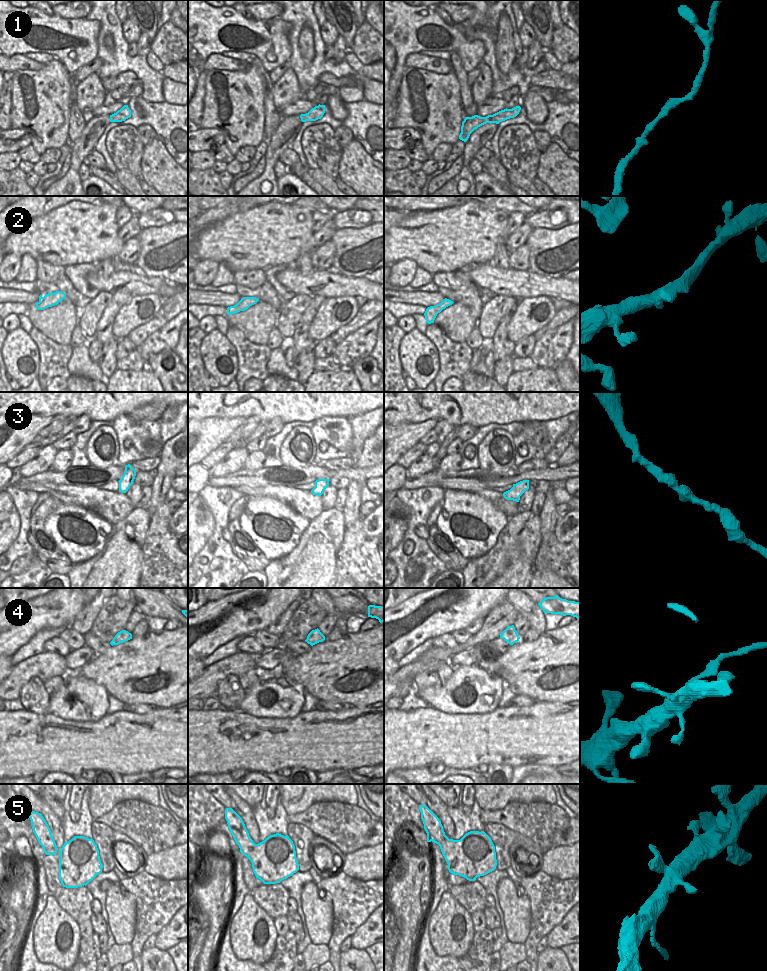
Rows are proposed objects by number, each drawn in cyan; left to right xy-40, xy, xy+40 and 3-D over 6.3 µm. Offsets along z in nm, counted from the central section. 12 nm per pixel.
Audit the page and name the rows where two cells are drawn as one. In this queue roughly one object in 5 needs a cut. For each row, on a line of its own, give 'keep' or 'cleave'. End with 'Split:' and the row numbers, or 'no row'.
1: keep
2: keep
3: keep
4: cleave
5: keep
Split: 4

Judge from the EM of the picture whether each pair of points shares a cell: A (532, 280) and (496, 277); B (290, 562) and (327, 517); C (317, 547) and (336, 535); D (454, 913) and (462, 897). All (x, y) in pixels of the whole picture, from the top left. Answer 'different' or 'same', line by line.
A: same
B: same
C: different
D: different

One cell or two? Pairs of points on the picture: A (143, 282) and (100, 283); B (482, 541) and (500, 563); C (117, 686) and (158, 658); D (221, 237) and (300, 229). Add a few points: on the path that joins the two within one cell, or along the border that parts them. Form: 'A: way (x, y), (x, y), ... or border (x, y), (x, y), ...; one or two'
A: way (132, 280), (117, 280), (111, 283); one
B: border (502, 529), (497, 541), (485, 553), (469, 560); two
C: way (127, 676), (131, 672), (148, 668); one
D: way (241, 237), (261, 237), (280, 232); one

